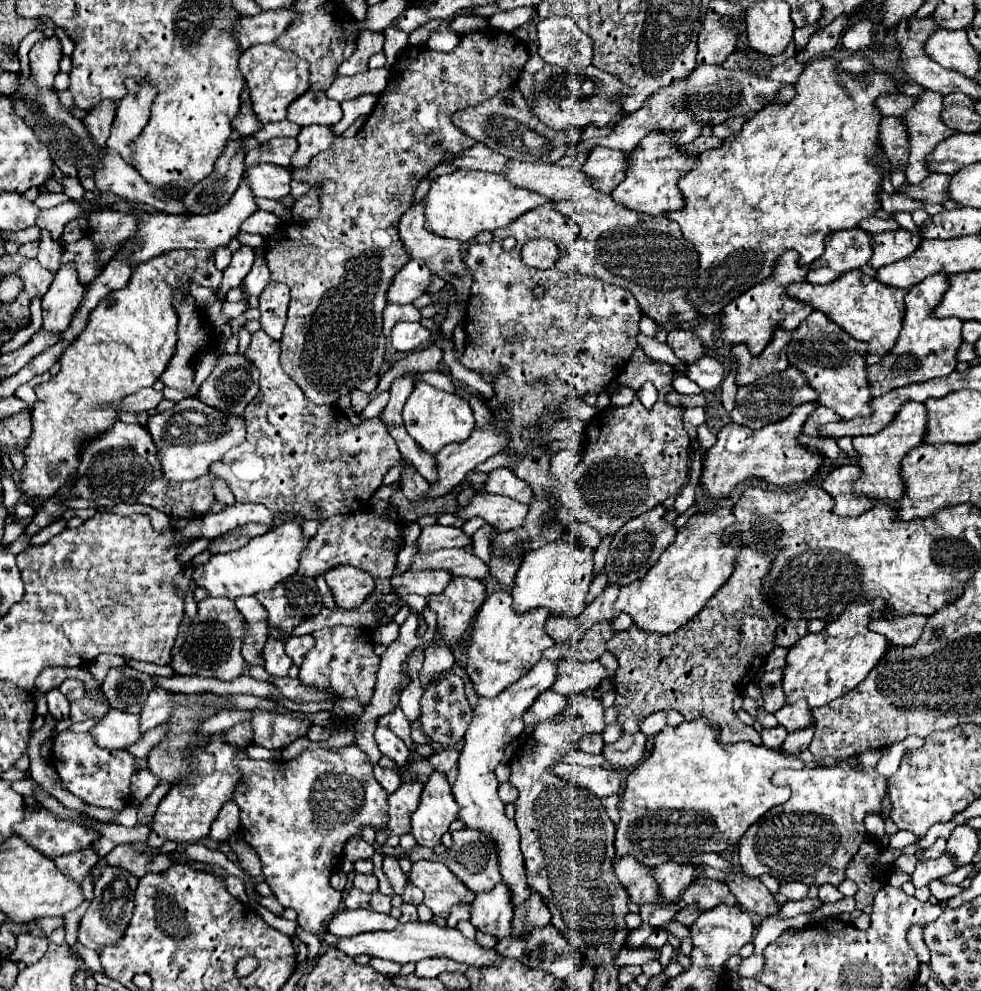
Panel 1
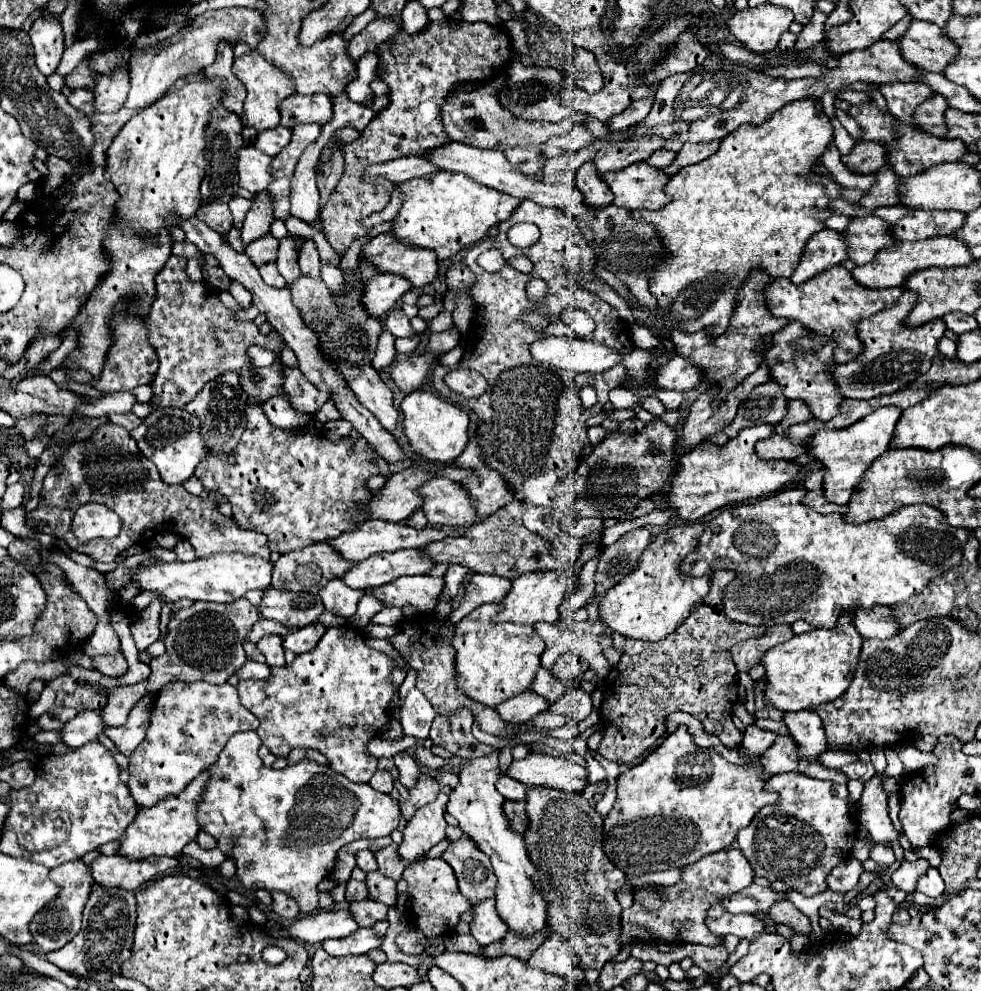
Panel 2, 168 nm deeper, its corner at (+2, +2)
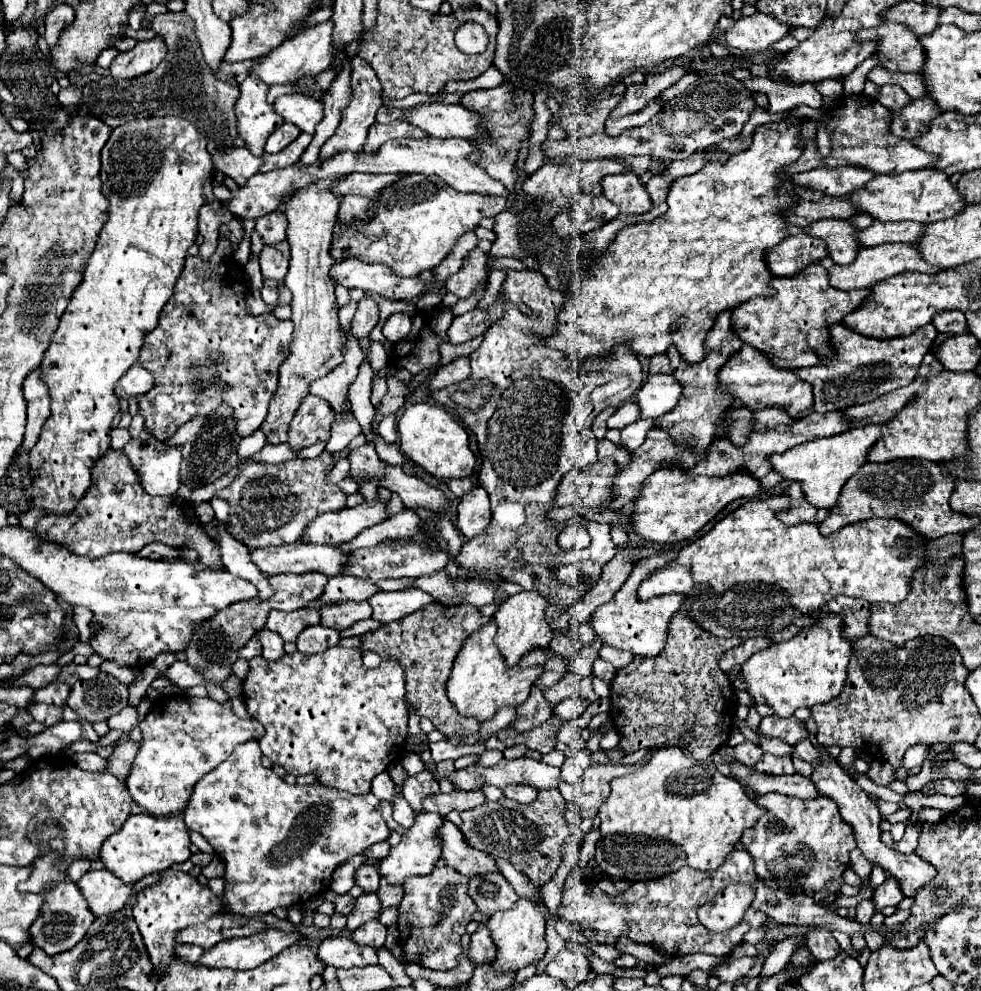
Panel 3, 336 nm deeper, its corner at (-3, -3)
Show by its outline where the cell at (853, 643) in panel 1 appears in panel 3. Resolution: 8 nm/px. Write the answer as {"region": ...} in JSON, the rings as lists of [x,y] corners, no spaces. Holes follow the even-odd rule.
{"region":[[[827,614],[795,638],[753,654],[743,666],[749,694],[757,704],[771,706],[779,718],[793,716],[797,708],[811,708],[837,698],[845,686],[849,660],[853,658],[853,644],[843,636],[843,630],[843,616]]]}

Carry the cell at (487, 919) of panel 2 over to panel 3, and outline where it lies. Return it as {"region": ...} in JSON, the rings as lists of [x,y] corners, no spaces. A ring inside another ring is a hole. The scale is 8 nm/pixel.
{"region":[[[481,924],[479,930],[471,936],[469,958],[475,964],[481,964],[481,962],[493,962],[495,956],[497,956],[497,946],[495,946],[495,942],[491,938],[489,926],[487,924]]]}

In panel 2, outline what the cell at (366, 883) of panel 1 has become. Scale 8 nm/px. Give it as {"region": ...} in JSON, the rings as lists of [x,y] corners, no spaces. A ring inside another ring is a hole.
{"region":[[[350,879],[348,885],[346,885],[346,901],[348,903],[352,903],[352,901],[364,901],[366,897],[368,897],[366,883],[360,883],[360,881]]]}

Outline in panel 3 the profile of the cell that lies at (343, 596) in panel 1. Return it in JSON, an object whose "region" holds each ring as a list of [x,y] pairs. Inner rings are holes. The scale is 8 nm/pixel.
{"region":[[[329,602],[321,606],[321,624],[337,630],[345,630],[357,620],[371,618],[371,606],[369,602]]]}

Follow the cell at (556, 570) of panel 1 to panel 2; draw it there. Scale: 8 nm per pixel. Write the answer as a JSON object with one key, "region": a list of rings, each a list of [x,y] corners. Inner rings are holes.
{"region":[[[556,571],[520,575],[520,577],[516,577],[516,581],[512,581],[512,589],[502,601],[504,609],[494,619],[498,623],[510,621],[510,623],[520,623],[520,625],[534,625],[538,621],[556,623],[558,621],[558,607],[566,599],[566,593],[570,587],[572,587],[572,577],[568,577],[564,573],[556,573]]]}

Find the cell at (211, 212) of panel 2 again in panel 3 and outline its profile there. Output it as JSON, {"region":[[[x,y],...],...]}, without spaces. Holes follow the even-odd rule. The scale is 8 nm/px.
{"region":[[[213,200],[199,210],[199,234],[203,236],[203,244],[199,246],[201,258],[207,258],[215,252],[217,238],[219,238],[219,226],[223,222],[231,222],[233,218],[235,216],[231,214],[231,210],[219,200]]]}

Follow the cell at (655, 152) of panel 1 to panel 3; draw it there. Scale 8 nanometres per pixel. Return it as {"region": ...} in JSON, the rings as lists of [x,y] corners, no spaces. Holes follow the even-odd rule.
{"region":[[[633,172],[605,176],[601,180],[603,194],[615,202],[623,214],[645,214],[653,208],[653,202],[645,190],[645,184],[639,182],[639,176]]]}

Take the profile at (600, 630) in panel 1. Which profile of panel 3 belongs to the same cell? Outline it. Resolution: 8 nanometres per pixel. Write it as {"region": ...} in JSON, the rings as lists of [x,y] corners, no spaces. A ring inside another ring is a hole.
{"region":[[[567,672],[557,684],[553,684],[551,688],[545,690],[545,698],[553,704],[559,704],[561,700],[569,698],[569,696],[577,696],[579,692],[579,682],[583,680],[581,674],[573,674],[573,672]]]}

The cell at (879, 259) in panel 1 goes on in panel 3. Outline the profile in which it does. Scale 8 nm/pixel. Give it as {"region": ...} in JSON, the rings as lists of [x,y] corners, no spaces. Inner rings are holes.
{"region":[[[821,220],[807,228],[807,234],[813,234],[829,244],[829,256],[835,264],[847,266],[853,264],[861,244],[857,242],[855,234],[857,228],[849,220]]]}

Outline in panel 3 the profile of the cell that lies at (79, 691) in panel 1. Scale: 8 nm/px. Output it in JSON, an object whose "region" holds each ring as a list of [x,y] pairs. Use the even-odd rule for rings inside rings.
{"region":[[[55,682],[55,684],[49,684],[49,686],[43,686],[43,688],[35,690],[33,702],[45,702],[45,704],[61,706],[61,704],[65,704],[69,692],[71,692],[71,686],[69,684]]]}

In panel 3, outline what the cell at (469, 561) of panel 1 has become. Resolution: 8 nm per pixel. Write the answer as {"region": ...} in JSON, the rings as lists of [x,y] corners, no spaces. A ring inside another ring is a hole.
{"region":[[[341,574],[341,576],[333,576],[329,578],[323,596],[317,600],[317,604],[313,602],[311,606],[321,608],[321,604],[325,602],[343,602],[343,600],[369,600],[375,592],[379,592],[379,586],[375,582],[369,580],[359,580],[357,576],[349,576],[349,574]]]}

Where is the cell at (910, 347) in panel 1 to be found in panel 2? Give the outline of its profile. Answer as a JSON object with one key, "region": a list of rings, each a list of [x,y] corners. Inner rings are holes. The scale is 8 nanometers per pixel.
{"region":[[[904,291],[900,299],[886,311],[872,315],[872,319],[860,319],[856,331],[860,335],[860,341],[864,343],[864,351],[860,353],[860,357],[832,367],[832,377],[840,387],[840,395],[844,395],[846,399],[868,401],[880,395],[896,393],[898,389],[910,385],[920,373],[926,373],[930,369],[932,359],[938,353],[938,339],[944,335],[946,325],[942,319],[934,319],[920,327],[906,327],[904,319],[914,305],[916,295],[912,291]]]}

